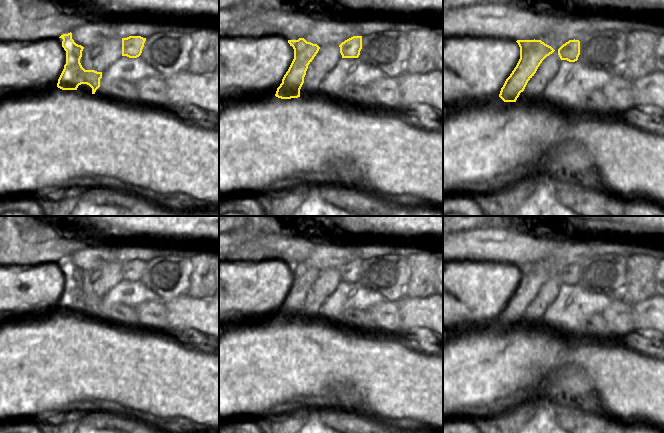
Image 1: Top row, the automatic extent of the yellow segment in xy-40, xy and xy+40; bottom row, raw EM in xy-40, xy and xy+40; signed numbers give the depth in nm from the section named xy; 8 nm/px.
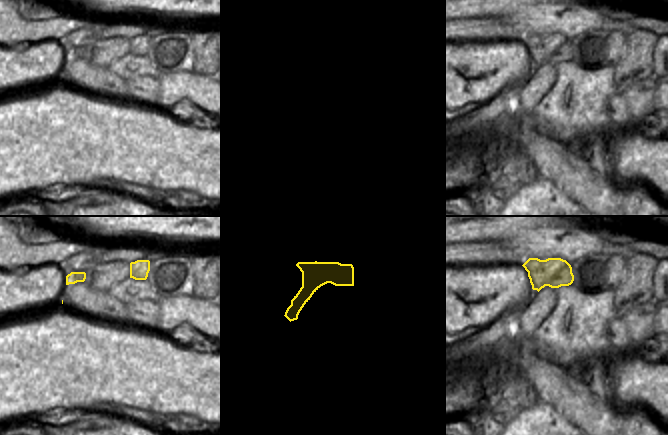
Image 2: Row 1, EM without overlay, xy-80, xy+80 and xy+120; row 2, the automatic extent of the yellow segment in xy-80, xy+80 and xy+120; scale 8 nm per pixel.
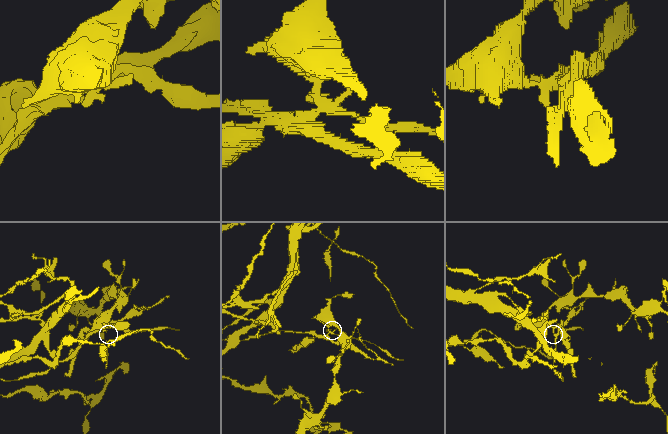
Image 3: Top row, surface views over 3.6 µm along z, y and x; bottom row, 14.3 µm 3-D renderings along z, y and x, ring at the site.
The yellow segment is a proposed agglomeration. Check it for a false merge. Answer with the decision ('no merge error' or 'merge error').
merge error

